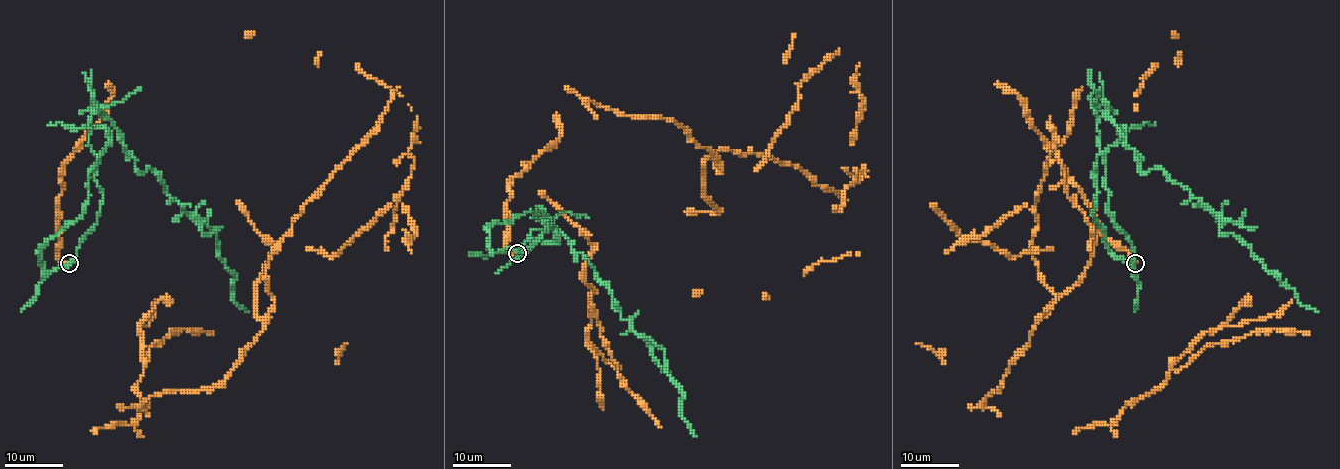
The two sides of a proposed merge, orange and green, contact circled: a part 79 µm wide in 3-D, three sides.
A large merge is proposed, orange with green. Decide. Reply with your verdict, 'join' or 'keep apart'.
keep apart

